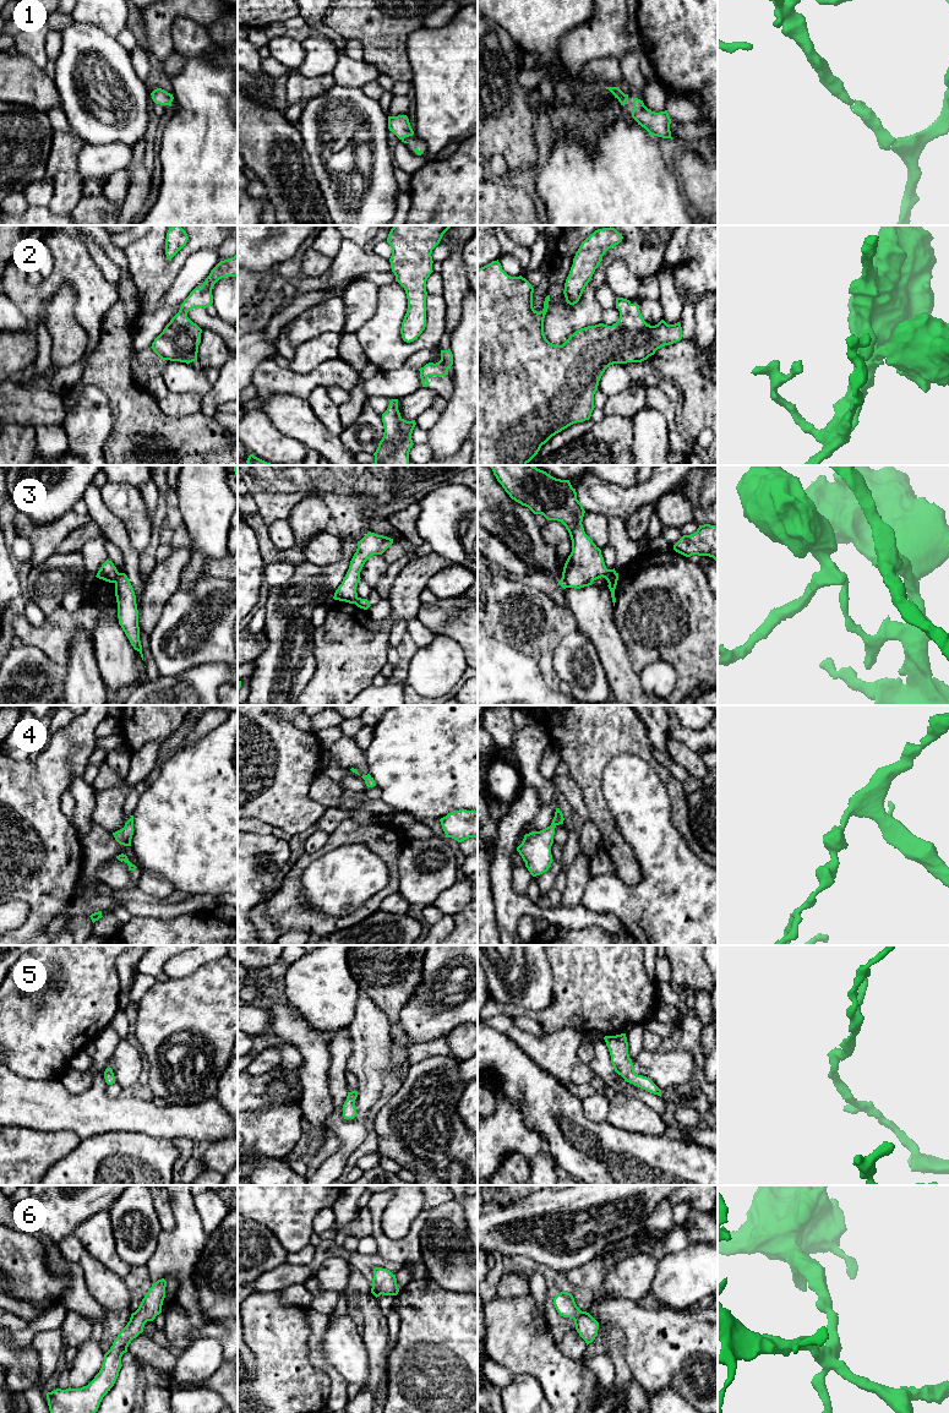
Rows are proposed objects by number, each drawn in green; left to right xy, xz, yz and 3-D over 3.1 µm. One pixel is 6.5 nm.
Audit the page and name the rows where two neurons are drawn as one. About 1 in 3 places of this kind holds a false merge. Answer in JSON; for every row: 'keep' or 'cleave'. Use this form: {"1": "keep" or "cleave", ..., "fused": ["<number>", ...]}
{"1": "keep", "2": "keep", "3": "cleave", "4": "keep", "5": "keep", "6": "keep", "fused": ["3"]}

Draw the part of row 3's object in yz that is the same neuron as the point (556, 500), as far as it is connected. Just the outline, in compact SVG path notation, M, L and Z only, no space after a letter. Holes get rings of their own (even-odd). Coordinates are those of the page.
M489 465L497 481L512 500L528 507L534 514L542 514L547 520L561 522L569 533L572 540L572 552L568 556L562 578L558 584L566 588L580 589L589 587L594 580L605 578L607 583L616 574L615 568L607 569L601 555L601 550L585 534L583 528L584 508L577 500L576 489L569 480L561 480L551 476L534 465Z

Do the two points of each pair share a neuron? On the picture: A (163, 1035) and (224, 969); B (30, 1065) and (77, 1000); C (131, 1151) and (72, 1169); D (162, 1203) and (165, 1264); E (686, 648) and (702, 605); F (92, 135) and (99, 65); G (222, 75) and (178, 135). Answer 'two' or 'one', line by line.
A: one
B: one
C: one
D: two
E: one
F: one
G: one

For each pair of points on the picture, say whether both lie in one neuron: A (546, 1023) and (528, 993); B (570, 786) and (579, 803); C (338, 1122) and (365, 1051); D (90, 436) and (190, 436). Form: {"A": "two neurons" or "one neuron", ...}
{"A": "two neurons", "B": "one neuron", "C": "one neuron", "D": "two neurons"}

